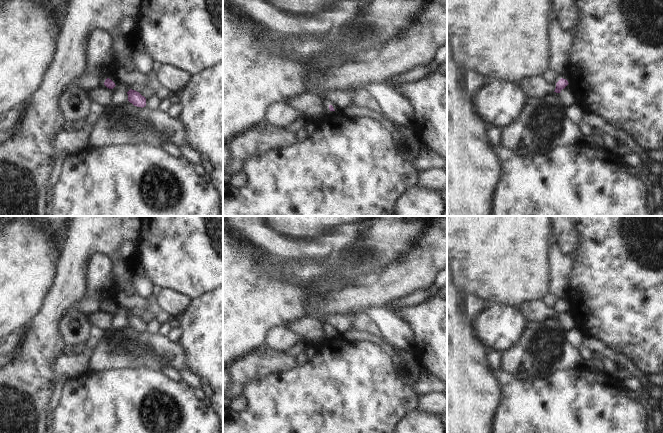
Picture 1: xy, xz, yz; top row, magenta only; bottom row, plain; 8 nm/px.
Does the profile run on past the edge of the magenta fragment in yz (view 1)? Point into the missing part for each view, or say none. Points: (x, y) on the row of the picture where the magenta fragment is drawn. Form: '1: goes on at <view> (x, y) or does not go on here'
1: does not go on here

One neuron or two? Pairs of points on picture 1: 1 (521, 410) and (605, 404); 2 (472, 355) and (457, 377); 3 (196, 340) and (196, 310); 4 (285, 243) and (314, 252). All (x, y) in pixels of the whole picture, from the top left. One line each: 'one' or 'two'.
1: one
2: one
3: one
4: one

